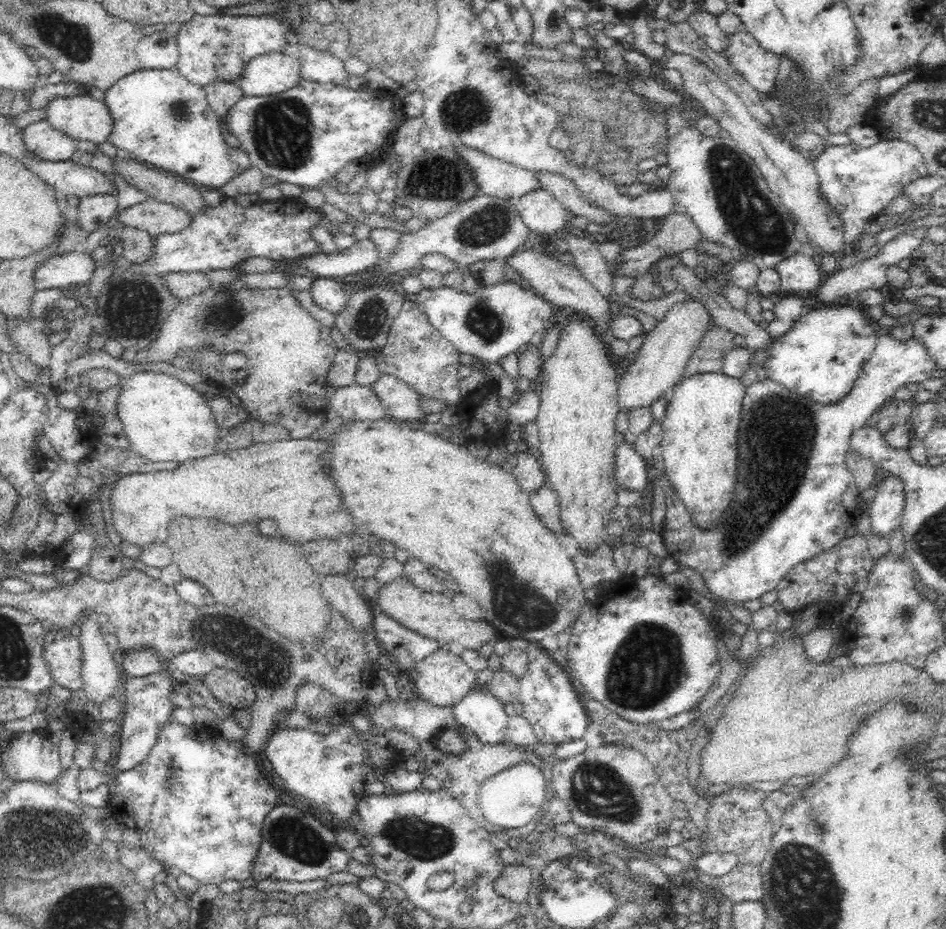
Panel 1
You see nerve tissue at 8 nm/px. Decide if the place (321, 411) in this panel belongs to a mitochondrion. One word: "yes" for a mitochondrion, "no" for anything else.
no

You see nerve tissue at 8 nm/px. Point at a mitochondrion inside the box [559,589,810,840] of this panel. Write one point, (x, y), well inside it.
(646, 669)

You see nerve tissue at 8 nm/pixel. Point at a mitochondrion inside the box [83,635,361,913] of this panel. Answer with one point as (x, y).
(293, 836)

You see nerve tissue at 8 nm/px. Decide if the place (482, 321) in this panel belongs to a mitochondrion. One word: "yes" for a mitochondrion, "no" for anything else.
yes

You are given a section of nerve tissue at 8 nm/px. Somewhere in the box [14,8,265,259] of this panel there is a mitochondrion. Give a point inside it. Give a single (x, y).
(73, 41)

